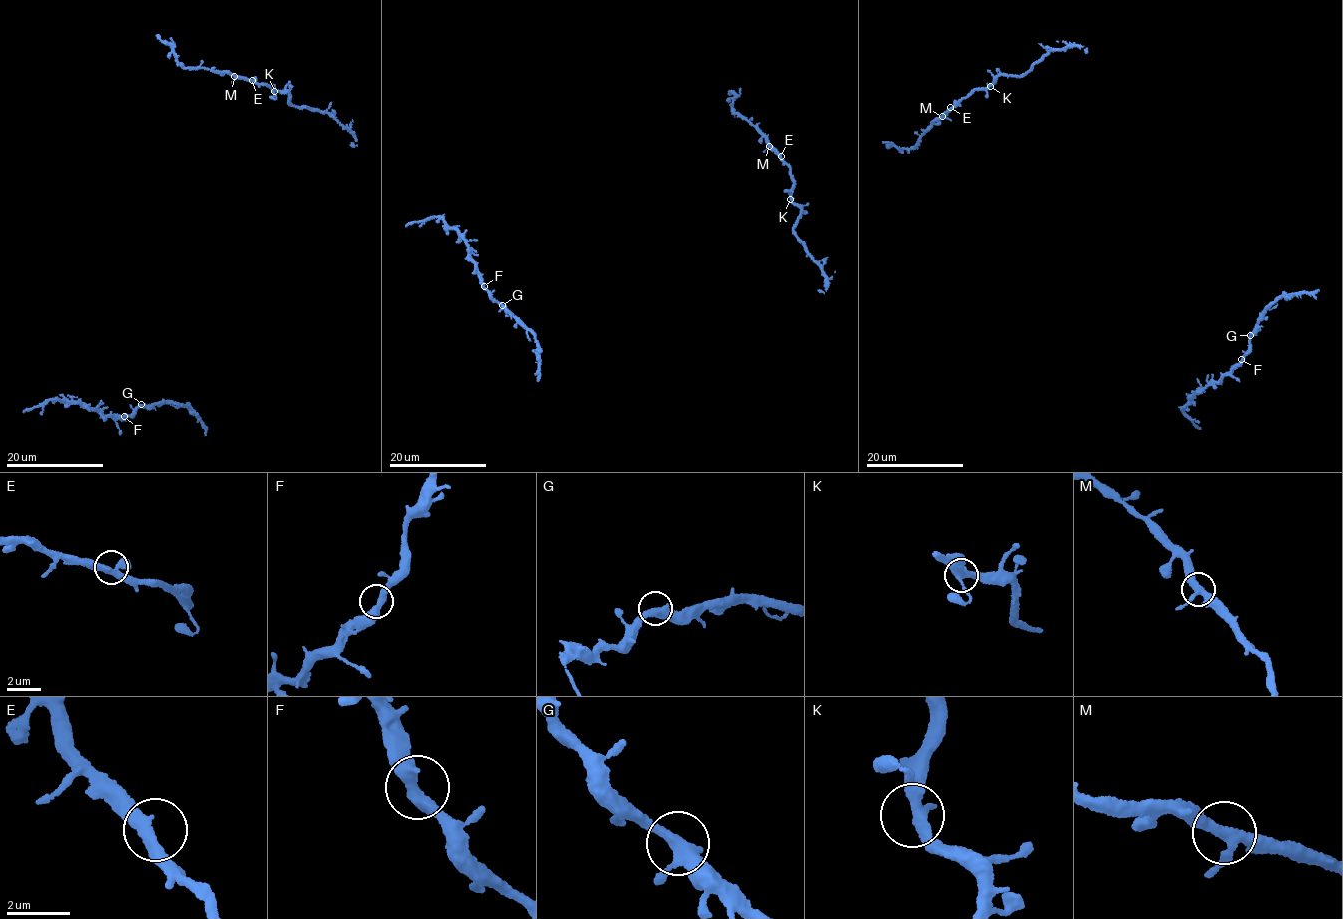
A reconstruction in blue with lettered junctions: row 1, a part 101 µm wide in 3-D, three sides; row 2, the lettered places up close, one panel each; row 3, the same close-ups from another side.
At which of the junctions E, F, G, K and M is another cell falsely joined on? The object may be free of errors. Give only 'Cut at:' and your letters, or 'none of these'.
Cut at: none of these

